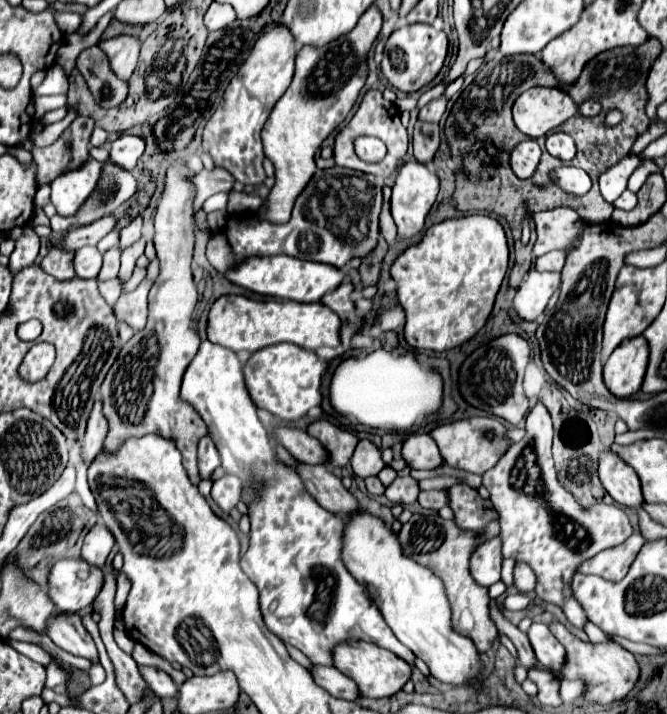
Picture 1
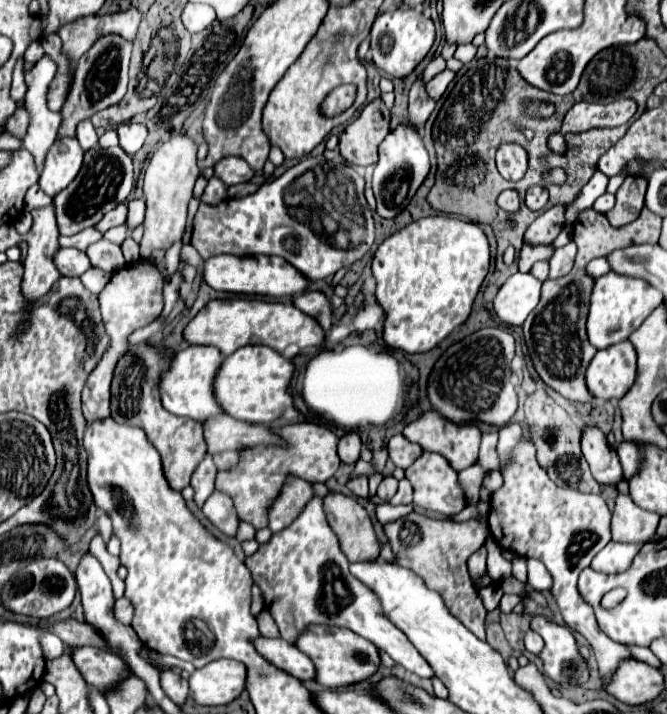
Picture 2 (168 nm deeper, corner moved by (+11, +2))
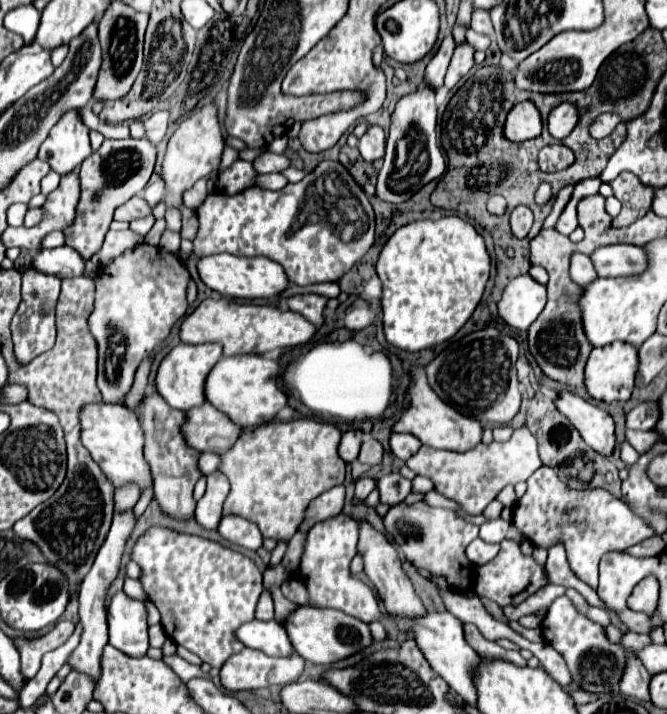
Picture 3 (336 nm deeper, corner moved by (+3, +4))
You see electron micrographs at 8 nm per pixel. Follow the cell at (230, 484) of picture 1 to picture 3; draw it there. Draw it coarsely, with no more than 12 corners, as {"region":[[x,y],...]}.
{"region":[[222,517],[218,533],[244,549],[262,547],[260,529],[254,523]]}

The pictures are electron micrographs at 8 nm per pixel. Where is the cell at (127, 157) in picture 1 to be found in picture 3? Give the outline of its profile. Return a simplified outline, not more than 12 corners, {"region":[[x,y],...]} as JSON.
{"region":[[156,111],[144,121],[146,137],[160,143],[168,129],[168,111]]}

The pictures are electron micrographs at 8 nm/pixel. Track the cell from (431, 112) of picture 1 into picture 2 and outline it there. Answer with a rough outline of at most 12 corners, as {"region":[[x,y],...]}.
{"region":[[444,69],[426,85],[428,97],[442,97],[454,73]]}

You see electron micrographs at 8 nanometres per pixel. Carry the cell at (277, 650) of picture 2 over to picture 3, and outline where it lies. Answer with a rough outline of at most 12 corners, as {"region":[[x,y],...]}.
{"region":[[248,621],[236,629],[244,647],[266,655],[294,651],[278,621]]}

